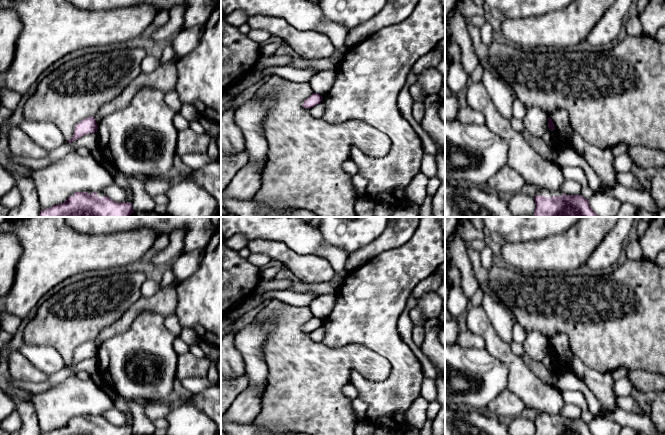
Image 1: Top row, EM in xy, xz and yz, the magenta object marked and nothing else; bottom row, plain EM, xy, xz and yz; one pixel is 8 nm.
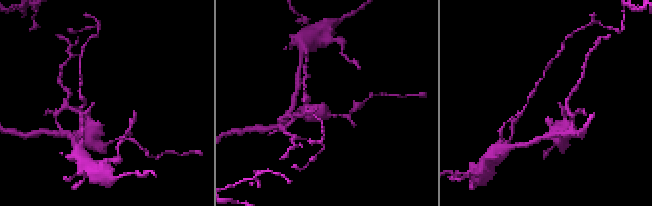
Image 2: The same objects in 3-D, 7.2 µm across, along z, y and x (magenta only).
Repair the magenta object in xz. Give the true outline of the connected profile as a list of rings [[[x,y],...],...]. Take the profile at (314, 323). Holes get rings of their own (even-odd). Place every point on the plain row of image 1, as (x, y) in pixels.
[[[313,317],[308,323],[306,323],[304,325],[304,327],[302,328],[302,330],[304,332],[310,333],[314,330],[316,330],[317,328],[319,328],[322,325],[322,320],[317,318],[317,317]]]

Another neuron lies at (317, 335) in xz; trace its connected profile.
[[[321,325],[316,330],[310,332],[309,337],[314,342],[322,342],[325,337],[325,332],[326,332],[326,330],[325,330],[324,326]]]

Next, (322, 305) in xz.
[[[324,294],[313,299],[309,305],[309,308],[314,317],[317,317],[322,321],[326,319],[336,304],[337,295],[338,294]]]

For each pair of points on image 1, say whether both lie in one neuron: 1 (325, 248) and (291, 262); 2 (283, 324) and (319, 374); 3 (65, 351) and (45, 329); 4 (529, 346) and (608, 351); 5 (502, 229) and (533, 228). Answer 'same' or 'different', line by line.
1: different
2: same
3: same
4: different
5: same

